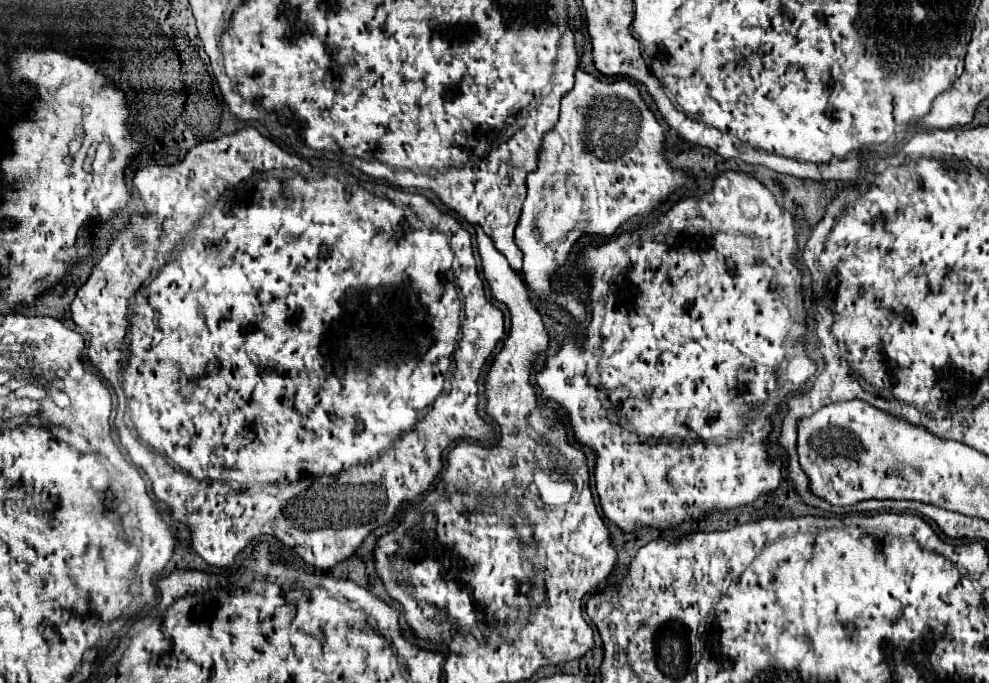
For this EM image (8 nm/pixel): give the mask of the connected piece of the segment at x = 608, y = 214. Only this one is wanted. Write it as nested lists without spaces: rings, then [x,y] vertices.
[[[577,71],[575,75],[575,87],[561,99],[561,117],[559,117],[559,123],[555,125],[553,131],[549,131],[545,135],[545,141],[541,145],[541,157],[539,157],[539,169],[529,173],[527,177],[527,199],[525,199],[525,205],[523,205],[523,213],[521,213],[521,219],[519,219],[519,225],[515,229],[515,243],[519,245],[519,249],[525,253],[525,263],[523,263],[523,273],[525,273],[525,279],[529,283],[529,287],[543,299],[551,299],[555,301],[557,305],[565,307],[573,317],[575,321],[585,321],[585,305],[579,303],[577,295],[553,295],[551,287],[549,287],[549,275],[555,271],[555,267],[559,263],[563,263],[573,247],[573,243],[583,237],[583,235],[601,235],[601,237],[609,237],[613,235],[629,217],[635,217],[635,215],[647,215],[659,201],[667,199],[667,195],[671,191],[675,191],[677,187],[683,187],[683,185],[689,185],[693,187],[693,181],[683,175],[681,171],[675,171],[671,169],[671,165],[665,161],[663,157],[663,127],[657,123],[655,115],[651,113],[651,109],[645,105],[645,101],[641,99],[637,87],[633,87],[629,81],[597,81],[595,77],[583,73],[583,71]]]

